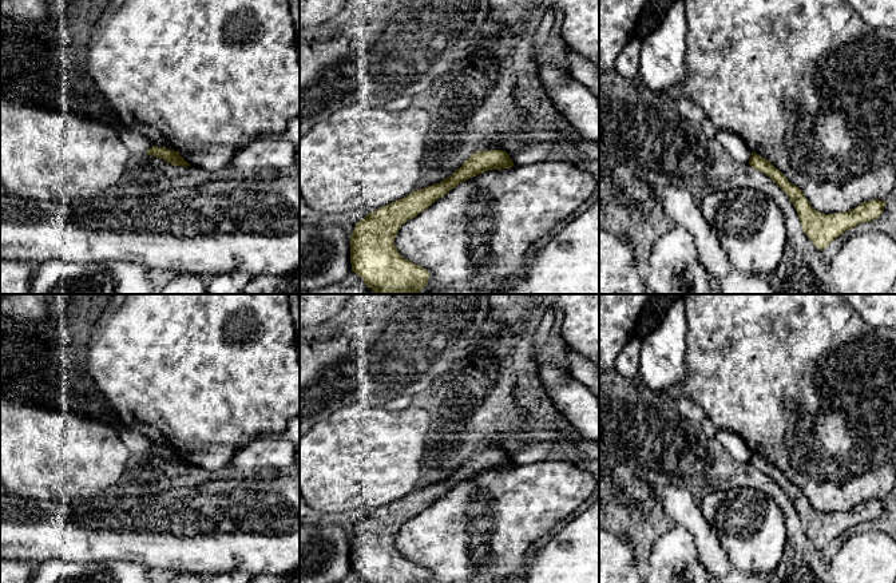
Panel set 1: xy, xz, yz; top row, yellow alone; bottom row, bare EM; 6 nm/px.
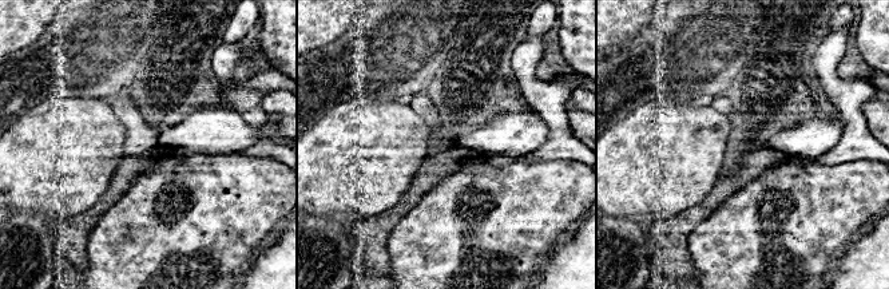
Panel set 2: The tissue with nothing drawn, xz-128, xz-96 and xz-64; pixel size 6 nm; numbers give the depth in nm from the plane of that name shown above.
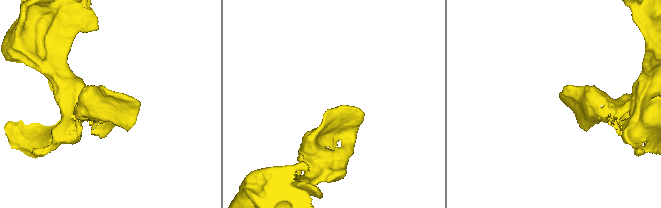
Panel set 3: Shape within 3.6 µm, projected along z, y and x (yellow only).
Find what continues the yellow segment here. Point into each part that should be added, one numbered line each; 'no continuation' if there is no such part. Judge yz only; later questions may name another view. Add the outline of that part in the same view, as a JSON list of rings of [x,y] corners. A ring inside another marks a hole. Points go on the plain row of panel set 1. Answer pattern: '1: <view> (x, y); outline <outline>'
1: yz (738, 451); outline [[[721,429],[714,437],[737,463],[749,463],[752,451],[748,448],[742,437],[732,431]]]

